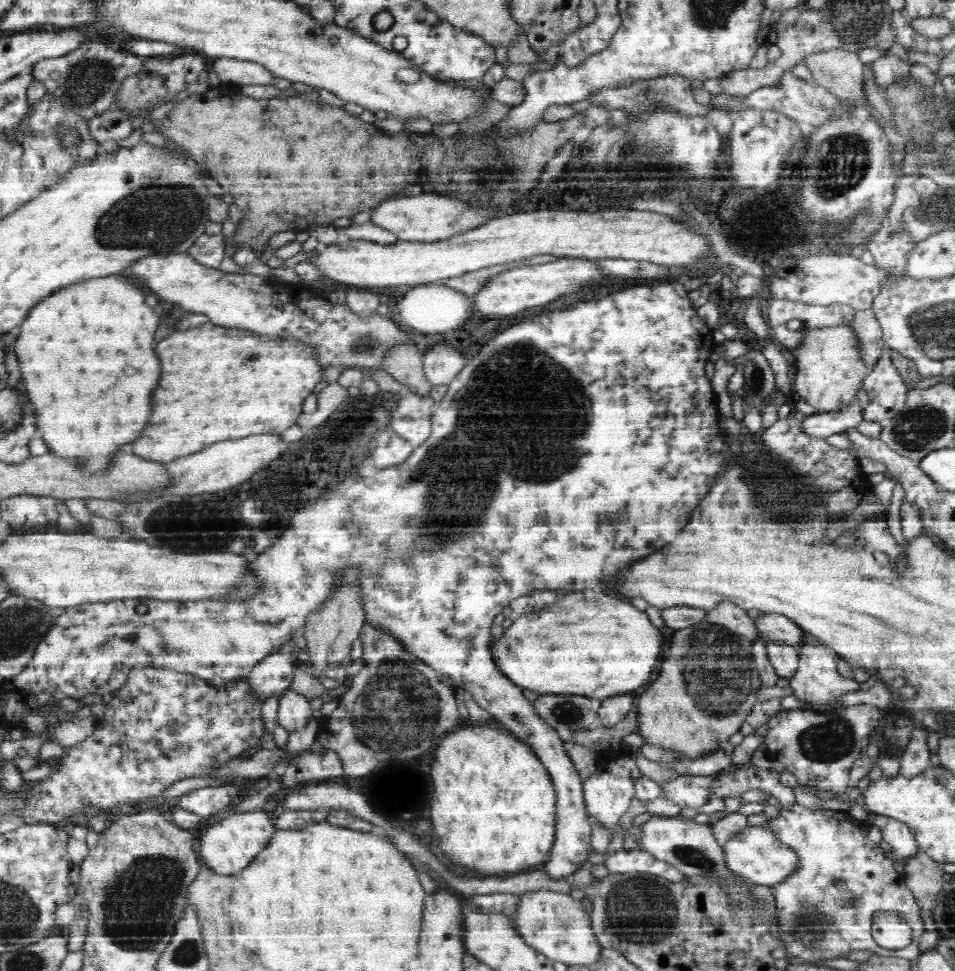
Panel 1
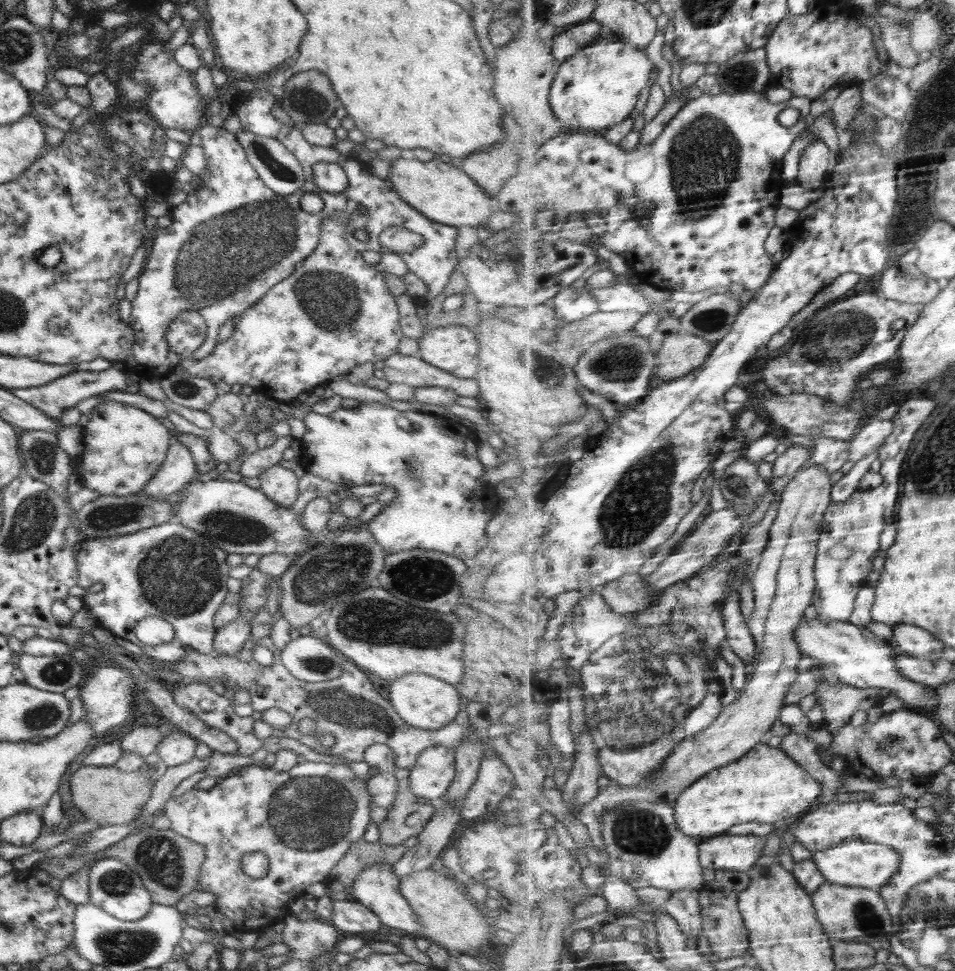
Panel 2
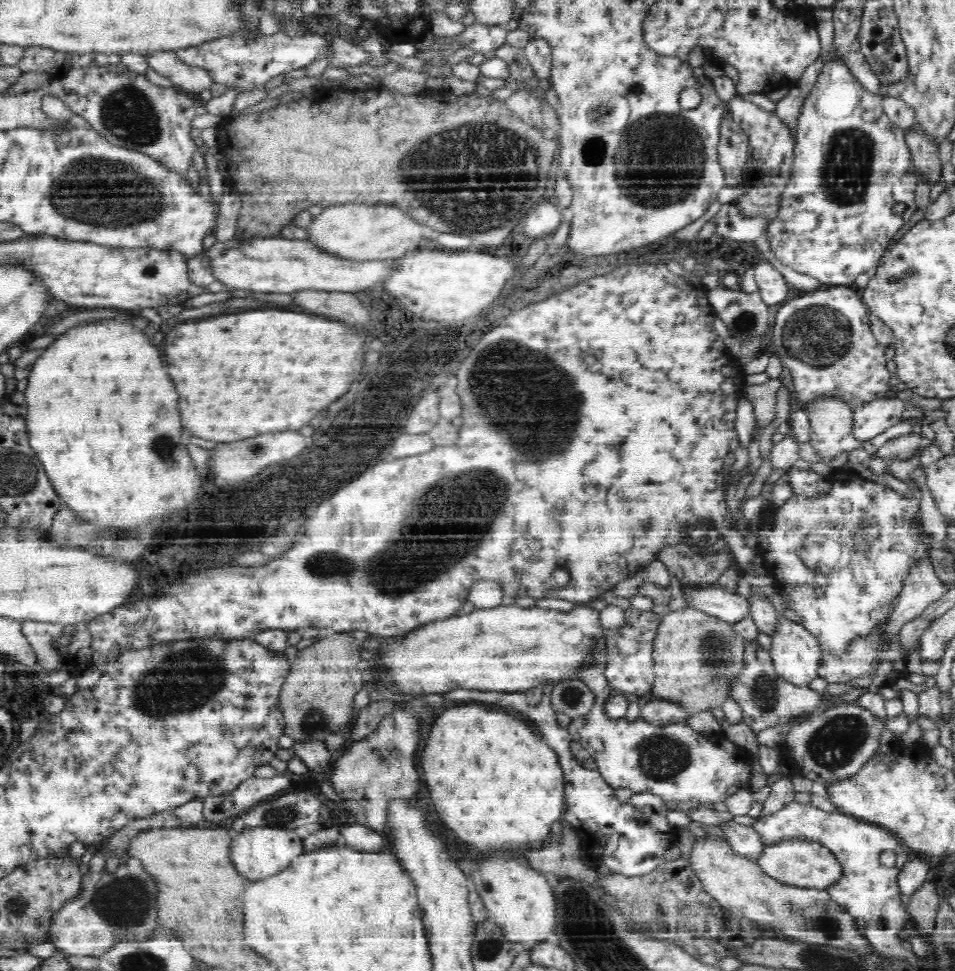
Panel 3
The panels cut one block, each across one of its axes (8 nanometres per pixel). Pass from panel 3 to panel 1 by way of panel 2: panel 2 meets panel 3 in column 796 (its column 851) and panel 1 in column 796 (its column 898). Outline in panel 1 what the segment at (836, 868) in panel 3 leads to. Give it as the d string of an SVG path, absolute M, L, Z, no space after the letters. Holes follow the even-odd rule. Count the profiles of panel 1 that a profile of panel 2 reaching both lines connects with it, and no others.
M762 825L747 826L744 830L738 832L732 840L723 845L723 849L725 850L728 868L738 873L738 875L744 876L744 880L758 885L775 888L780 886L782 882L786 882L788 878L792 878L792 875L800 870L800 855L796 850L790 845L780 842L770 829L764 829Z

